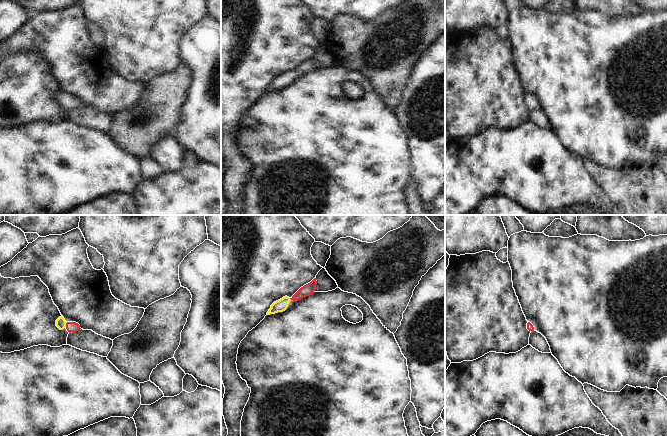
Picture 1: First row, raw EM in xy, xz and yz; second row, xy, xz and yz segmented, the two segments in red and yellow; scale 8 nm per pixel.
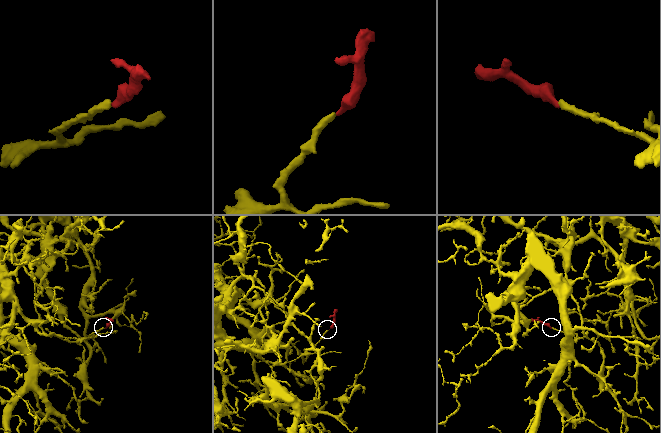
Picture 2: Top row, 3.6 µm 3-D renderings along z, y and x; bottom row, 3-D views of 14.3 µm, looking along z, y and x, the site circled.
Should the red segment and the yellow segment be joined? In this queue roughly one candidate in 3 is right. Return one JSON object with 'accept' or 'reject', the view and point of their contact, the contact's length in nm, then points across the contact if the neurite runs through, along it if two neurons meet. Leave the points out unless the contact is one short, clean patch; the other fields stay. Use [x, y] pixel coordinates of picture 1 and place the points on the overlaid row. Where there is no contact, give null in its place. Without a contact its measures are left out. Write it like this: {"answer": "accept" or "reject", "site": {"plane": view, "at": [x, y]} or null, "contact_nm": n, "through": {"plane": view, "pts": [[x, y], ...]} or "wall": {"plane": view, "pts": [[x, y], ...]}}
{"answer": "accept", "site": {"plane": "xy", "at": [66, 324]}, "contact_nm": 40, "through": {"plane": "xy", "pts": [[73, 327], [66, 324], [60, 322]]}}

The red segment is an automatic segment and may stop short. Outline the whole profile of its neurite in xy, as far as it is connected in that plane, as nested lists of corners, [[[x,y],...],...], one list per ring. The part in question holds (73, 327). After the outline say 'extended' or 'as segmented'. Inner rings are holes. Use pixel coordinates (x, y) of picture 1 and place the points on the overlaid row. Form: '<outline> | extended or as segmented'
[[[63,316],[59,317],[56,320],[56,326],[60,330],[63,330],[64,328],[66,328],[68,332],[72,332],[72,333],[75,333],[79,329],[81,329],[80,325],[76,322],[66,322]]] | extended

